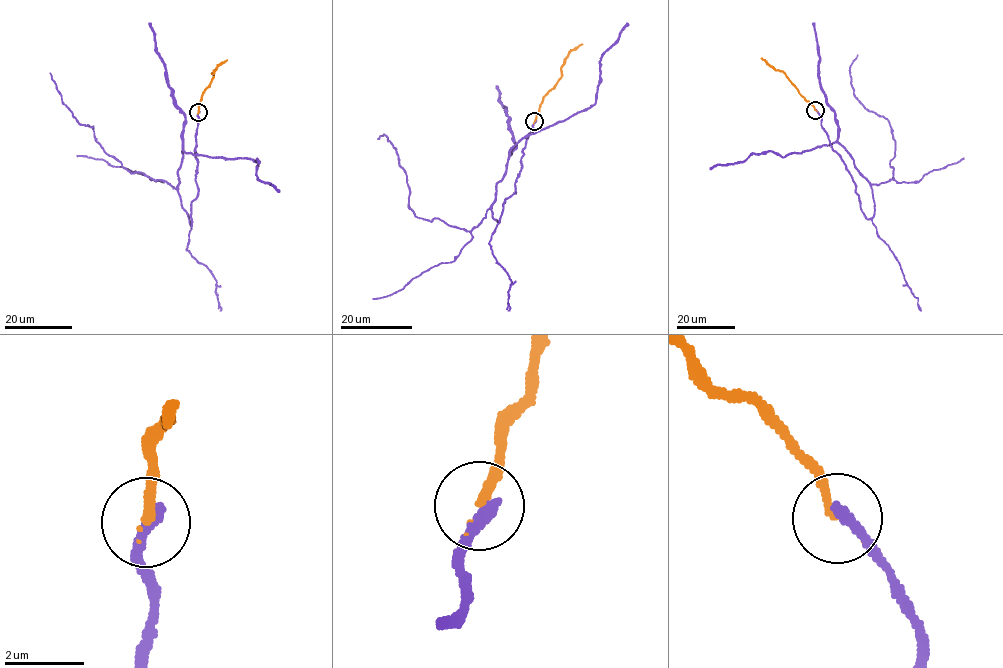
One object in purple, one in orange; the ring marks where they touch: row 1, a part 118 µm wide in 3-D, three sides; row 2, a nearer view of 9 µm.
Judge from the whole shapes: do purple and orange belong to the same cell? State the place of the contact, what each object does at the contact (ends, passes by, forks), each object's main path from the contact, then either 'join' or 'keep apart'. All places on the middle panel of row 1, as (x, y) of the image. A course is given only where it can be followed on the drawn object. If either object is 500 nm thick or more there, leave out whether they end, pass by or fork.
(534, 121) | purple ends | orange ends | purple via (534, 121), (515, 191), (498, 222), (491, 207), (509, 151), (596, 102), (599, 61), (626, 23) | orange via (534, 121), (543, 99), (561, 76), (564, 59), (582, 44) | join

